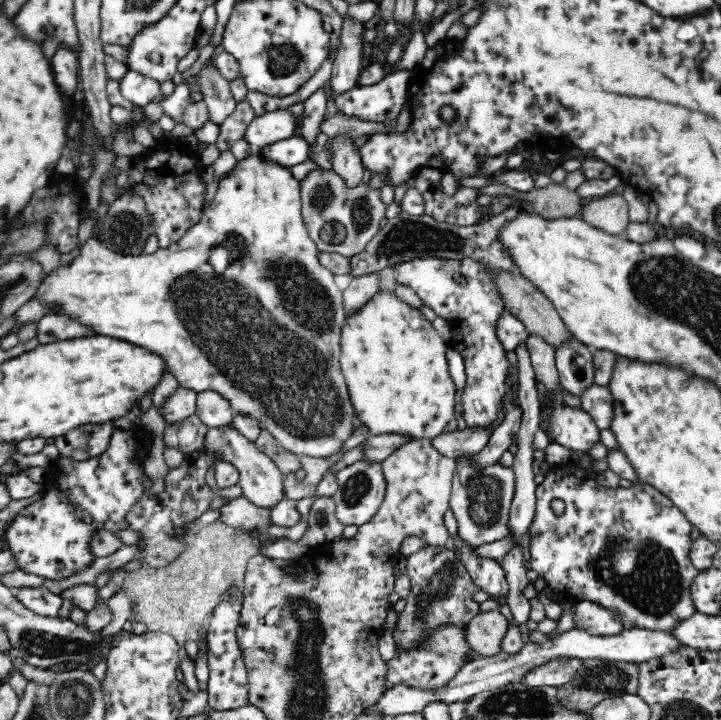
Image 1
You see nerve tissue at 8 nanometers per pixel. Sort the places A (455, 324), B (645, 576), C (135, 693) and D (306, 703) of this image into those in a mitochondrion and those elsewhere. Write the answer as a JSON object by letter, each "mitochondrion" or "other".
{"A":"other","B":"mitochondrion","C":"other","D":"mitochondrion"}

